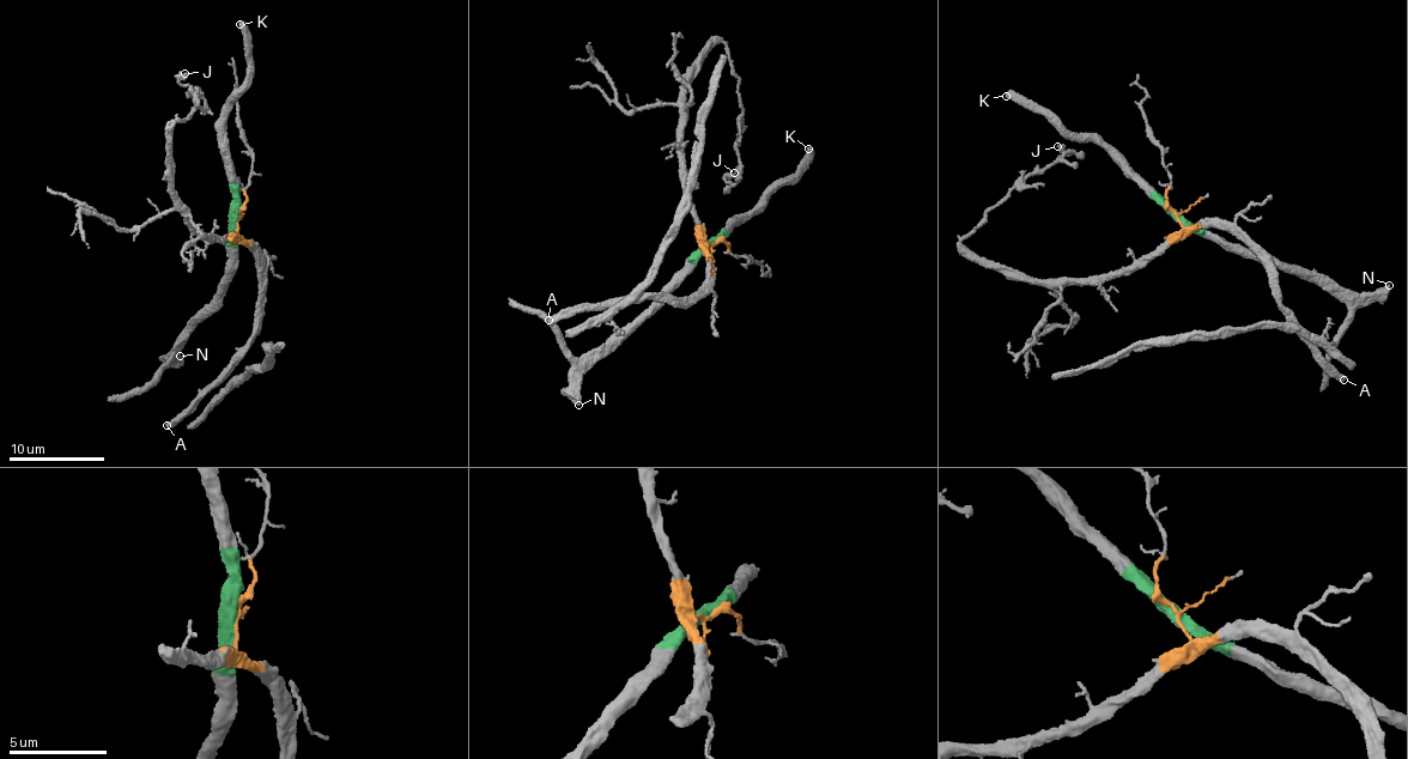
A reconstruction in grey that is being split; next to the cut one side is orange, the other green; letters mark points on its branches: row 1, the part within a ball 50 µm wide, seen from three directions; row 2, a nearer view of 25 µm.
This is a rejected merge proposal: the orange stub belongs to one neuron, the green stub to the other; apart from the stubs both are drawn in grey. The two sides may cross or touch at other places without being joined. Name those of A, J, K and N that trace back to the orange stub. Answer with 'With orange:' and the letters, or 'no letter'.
With orange: A, J

